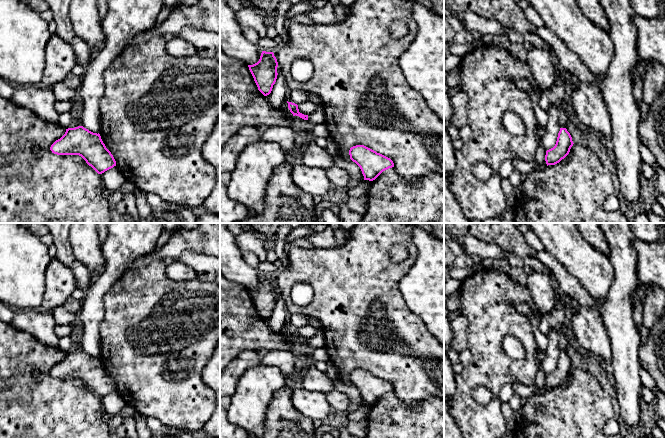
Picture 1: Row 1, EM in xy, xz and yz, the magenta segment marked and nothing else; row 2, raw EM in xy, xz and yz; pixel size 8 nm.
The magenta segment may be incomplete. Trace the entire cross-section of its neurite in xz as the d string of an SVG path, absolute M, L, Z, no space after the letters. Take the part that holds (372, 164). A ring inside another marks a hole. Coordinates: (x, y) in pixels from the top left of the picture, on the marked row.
M364 145L351 147L349 155L350 159L360 167L364 180L373 181L383 171L394 167L394 163L390 158Z

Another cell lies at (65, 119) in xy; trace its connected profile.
M61 113L59 115L59 120L57 124L65 129L68 129L72 119L73 117L70 113Z

